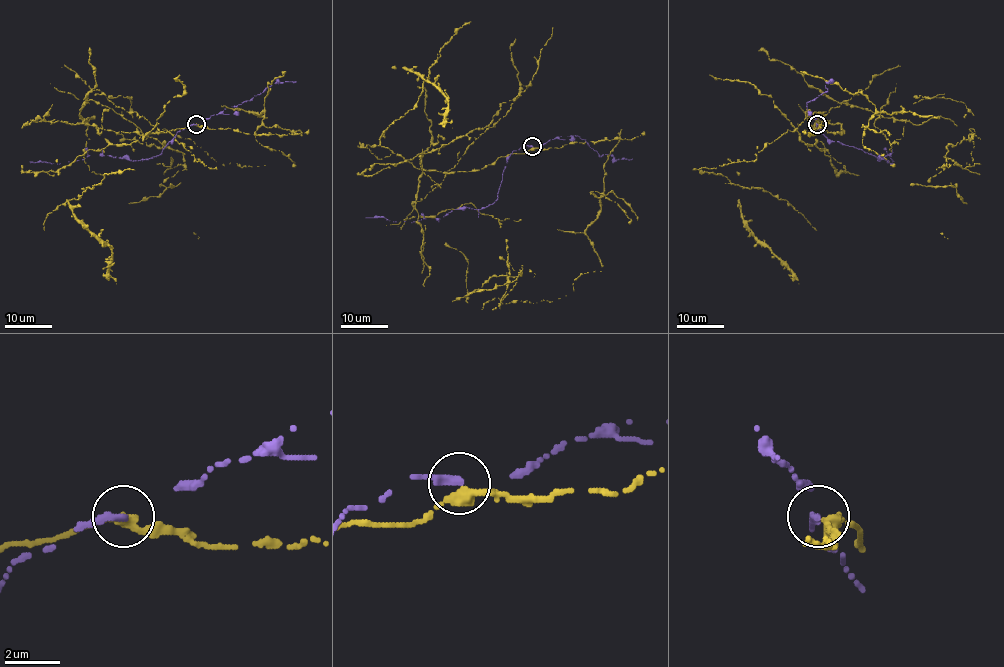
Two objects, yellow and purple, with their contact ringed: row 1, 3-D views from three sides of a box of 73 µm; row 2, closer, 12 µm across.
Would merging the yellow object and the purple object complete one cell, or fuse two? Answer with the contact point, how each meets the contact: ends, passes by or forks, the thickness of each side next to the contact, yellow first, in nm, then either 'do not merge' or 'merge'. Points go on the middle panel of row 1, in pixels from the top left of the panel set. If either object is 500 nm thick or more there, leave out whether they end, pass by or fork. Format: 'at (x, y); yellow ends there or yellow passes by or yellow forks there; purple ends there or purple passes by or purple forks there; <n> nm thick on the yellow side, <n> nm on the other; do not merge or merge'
at (532, 146); yellow passes by; purple ends there; 380 nm thick on the yellow side, 320 nm on the other; do not merge

